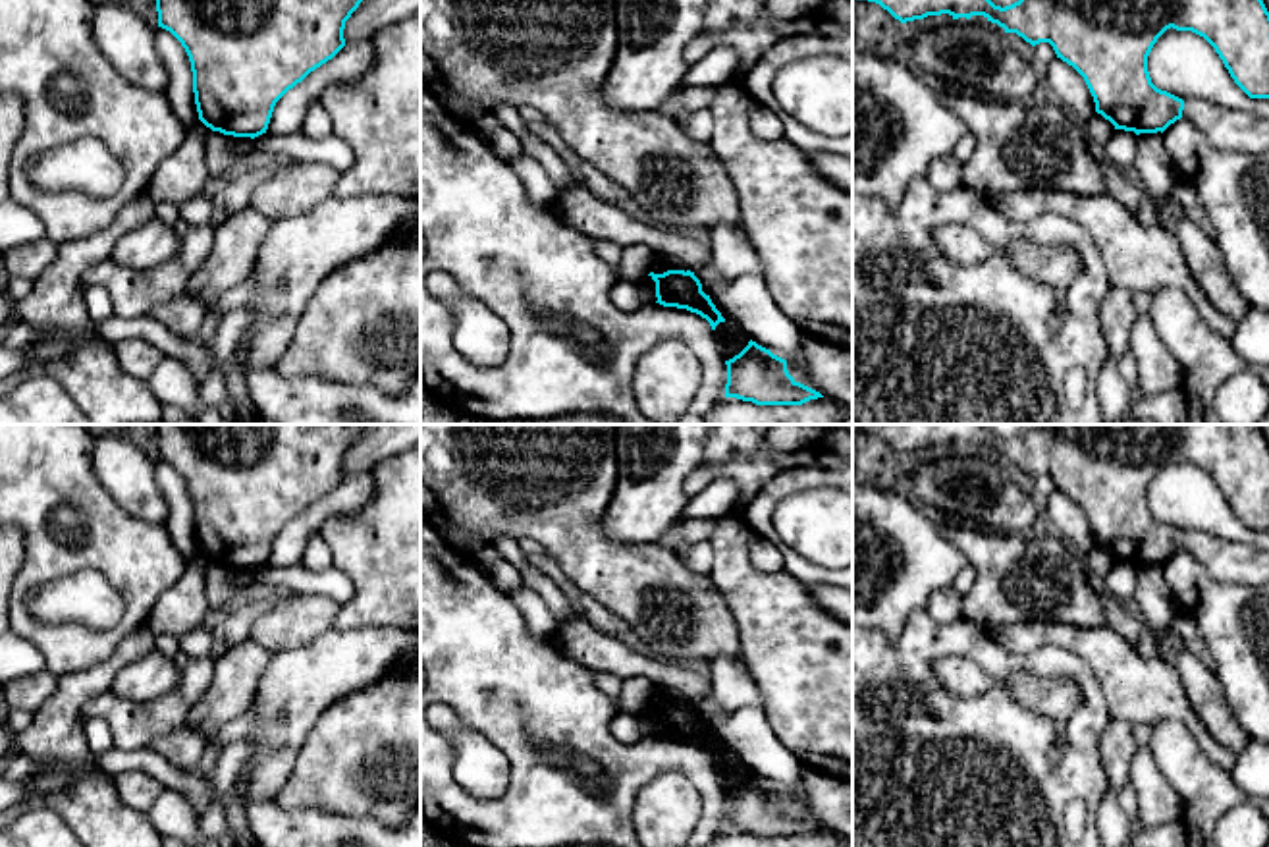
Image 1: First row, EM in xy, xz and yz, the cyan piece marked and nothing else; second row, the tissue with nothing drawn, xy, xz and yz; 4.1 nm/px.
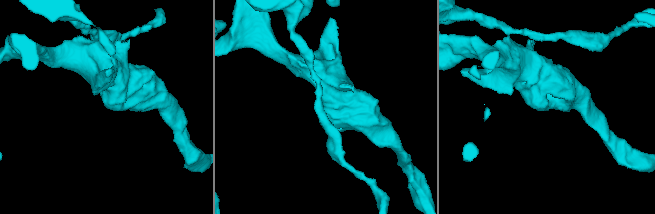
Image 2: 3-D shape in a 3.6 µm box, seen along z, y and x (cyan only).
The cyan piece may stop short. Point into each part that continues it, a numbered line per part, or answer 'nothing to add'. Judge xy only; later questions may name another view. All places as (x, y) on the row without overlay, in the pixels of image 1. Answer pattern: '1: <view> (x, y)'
nothing to add

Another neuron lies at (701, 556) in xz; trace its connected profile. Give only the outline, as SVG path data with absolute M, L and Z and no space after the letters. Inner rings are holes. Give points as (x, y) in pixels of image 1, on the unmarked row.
M700 540L690 546L688 563L700 573L708 573L714 563L714 548L710 540Z

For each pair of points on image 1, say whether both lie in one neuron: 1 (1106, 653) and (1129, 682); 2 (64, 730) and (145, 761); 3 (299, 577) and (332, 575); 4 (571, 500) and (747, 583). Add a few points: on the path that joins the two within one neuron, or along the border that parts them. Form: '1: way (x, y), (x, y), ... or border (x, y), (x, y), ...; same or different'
1: way (1113, 660), (1123, 674); same
2: border (93, 755), (112, 776); different
3: way (307, 577), (324, 577); same
4: border (708, 579), (722, 595), (733, 618); different

